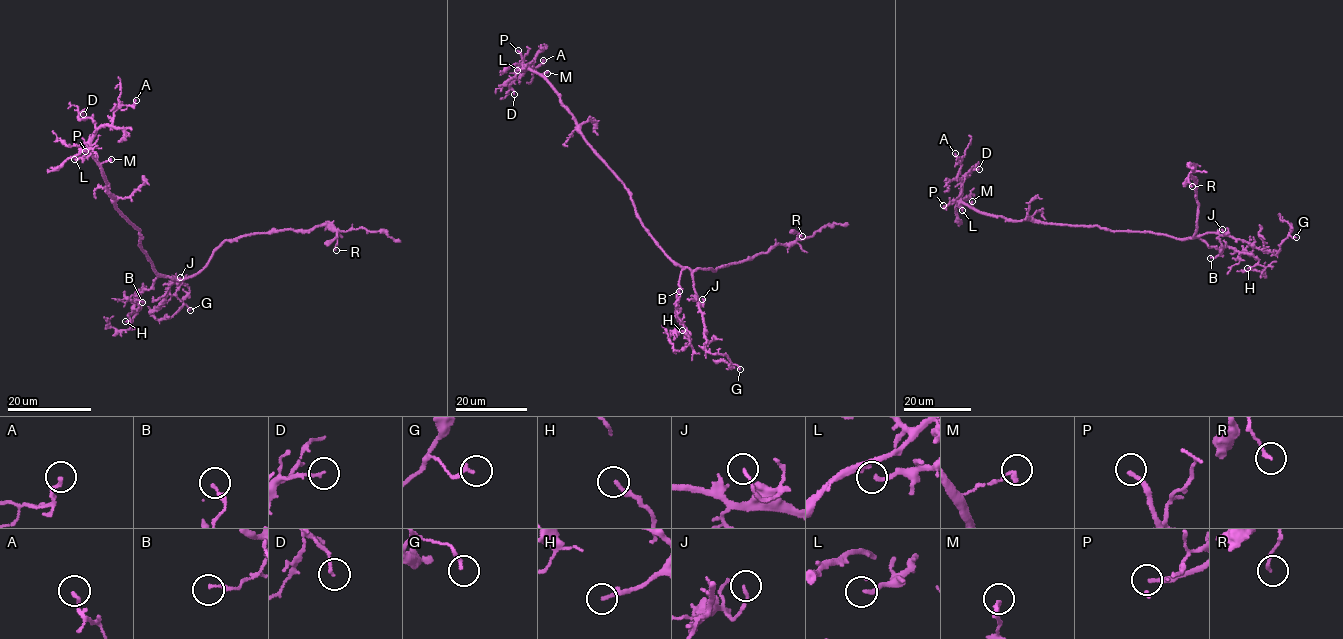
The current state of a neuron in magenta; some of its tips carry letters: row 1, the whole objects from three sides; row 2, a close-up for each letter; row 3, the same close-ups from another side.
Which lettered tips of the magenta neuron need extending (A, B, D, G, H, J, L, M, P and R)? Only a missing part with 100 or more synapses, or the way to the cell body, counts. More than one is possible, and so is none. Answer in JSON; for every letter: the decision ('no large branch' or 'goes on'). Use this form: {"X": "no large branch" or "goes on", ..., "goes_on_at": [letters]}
{"A": "no large branch", "B": "no large branch", "D": "no large branch", "G": "no large branch", "H": "no large branch", "J": "no large branch", "L": "no large branch", "M": "no large branch", "P": "goes on", "R": "no large branch", "goes_on_at": ["P"]}

